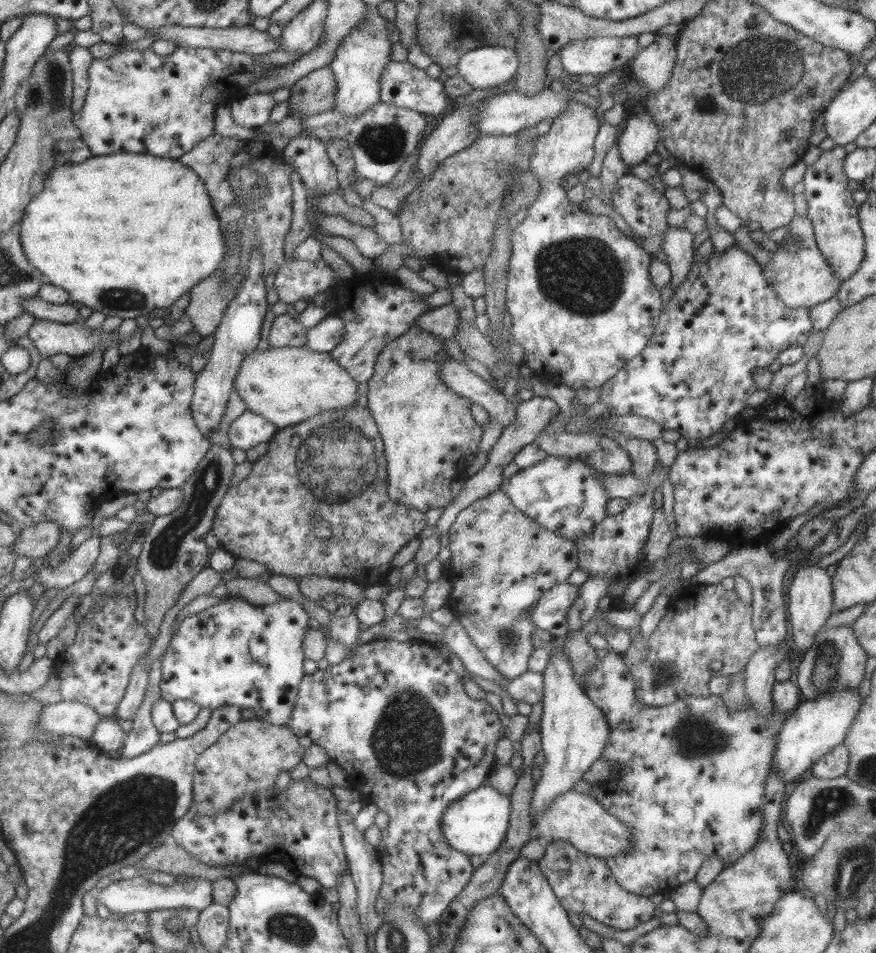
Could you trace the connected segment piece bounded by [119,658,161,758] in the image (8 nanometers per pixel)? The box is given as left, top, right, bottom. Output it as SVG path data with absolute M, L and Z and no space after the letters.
M160 658L151 663L148 672L148 692L138 706L135 716L132 718L132 729L124 736L123 746L119 749L120 758L133 758L147 752L159 741L159 732L151 722L150 708L154 702L160 699L158 687L160 681Z

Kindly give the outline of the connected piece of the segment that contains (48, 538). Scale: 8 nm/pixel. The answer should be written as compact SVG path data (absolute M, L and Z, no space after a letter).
M41 522L31 527L21 527L17 540L12 544L11 553L29 559L45 559L59 538L59 527L55 523Z

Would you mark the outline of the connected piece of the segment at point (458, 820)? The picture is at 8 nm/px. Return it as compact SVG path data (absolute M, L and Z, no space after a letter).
M479 785L470 793L455 799L445 807L439 818L439 828L447 844L467 856L486 857L497 850L504 840L510 813L509 794L501 794L490 786Z

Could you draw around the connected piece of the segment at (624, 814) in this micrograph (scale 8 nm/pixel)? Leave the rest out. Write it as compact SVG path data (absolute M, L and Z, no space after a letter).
M609 652L601 653L582 682L584 693L603 711L607 721L607 740L599 758L619 766L615 778L591 785L590 796L618 818L629 833L630 845L624 851L603 858L623 890L647 898L653 894L666 897L670 891L691 881L707 858L716 856L726 866L759 842L774 738L787 714L773 708L770 721L764 723L751 707L732 711L720 695L711 694L676 698L671 704L658 707L644 705L634 695L632 674L623 657Z

